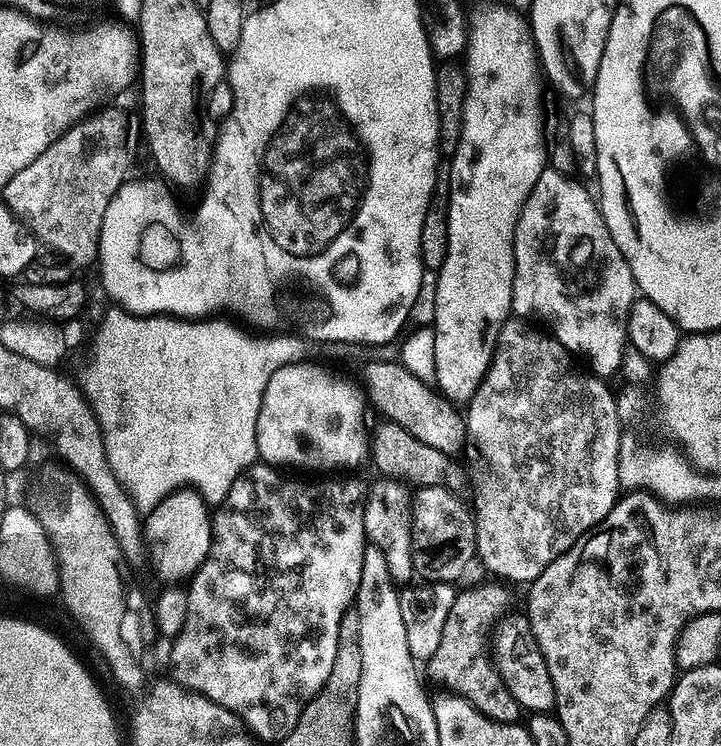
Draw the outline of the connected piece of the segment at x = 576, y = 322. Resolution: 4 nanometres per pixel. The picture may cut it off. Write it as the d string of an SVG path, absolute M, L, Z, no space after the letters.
M545 167L544 172L538 178L538 182L534 182L534 190L530 190L530 198L526 198L526 202L522 206L522 214L518 218L518 226L514 230L514 282L512 283L512 312L517 317L523 318L528 322L539 322L551 335L556 337L558 343L563 344L567 352L573 357L585 360L589 364L591 375L601 378L609 378L608 376L616 376L620 371L620 363L624 357L626 349L629 347L628 342L628 315L630 314L630 304L638 298L638 289L630 266L626 262L626 258L622 258L622 250L618 250L618 246L614 242L614 238L610 238L606 222L600 213L599 203L579 184L579 179L571 180L573 177L568 174L557 174L554 169Z

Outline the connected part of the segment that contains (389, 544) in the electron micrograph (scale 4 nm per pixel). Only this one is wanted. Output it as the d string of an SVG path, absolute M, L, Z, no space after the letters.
M376 478L366 488L364 498L364 534L371 547L382 550L386 566L392 579L397 582L411 581L412 567L412 498L414 492L408 484L399 479Z

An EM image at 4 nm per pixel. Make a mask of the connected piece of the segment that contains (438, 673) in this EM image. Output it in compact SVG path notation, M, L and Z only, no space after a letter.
M492 582L496 584L476 584L473 588L468 588L463 592L463 590L457 591L456 597L454 598L454 606L450 606L450 614L446 617L446 622L442 629L442 638L438 641L438 650L434 650L434 654L428 661L426 661L426 668L428 668L429 672L432 674L433 678L438 680L440 685L442 685L445 689L449 691L455 692L456 695L461 696L462 698L466 698L470 701L472 705L477 708L480 713L484 716L490 717L492 720L497 720L498 722L502 722L503 724L515 724L517 721L521 719L520 715L522 715L522 709L520 703L514 698L514 694L510 694L510 690L506 688L506 682L500 677L500 671L496 668L496 662L494 659L494 648L490 643L490 637L493 635L494 629L509 615L508 607L512 604L512 596L507 592L505 585L500 582Z

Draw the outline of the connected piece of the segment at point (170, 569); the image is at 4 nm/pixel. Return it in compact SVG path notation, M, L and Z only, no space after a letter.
M191 486L171 492L152 512L143 517L146 556L164 582L184 582L196 575L212 545L212 512L210 506Z

